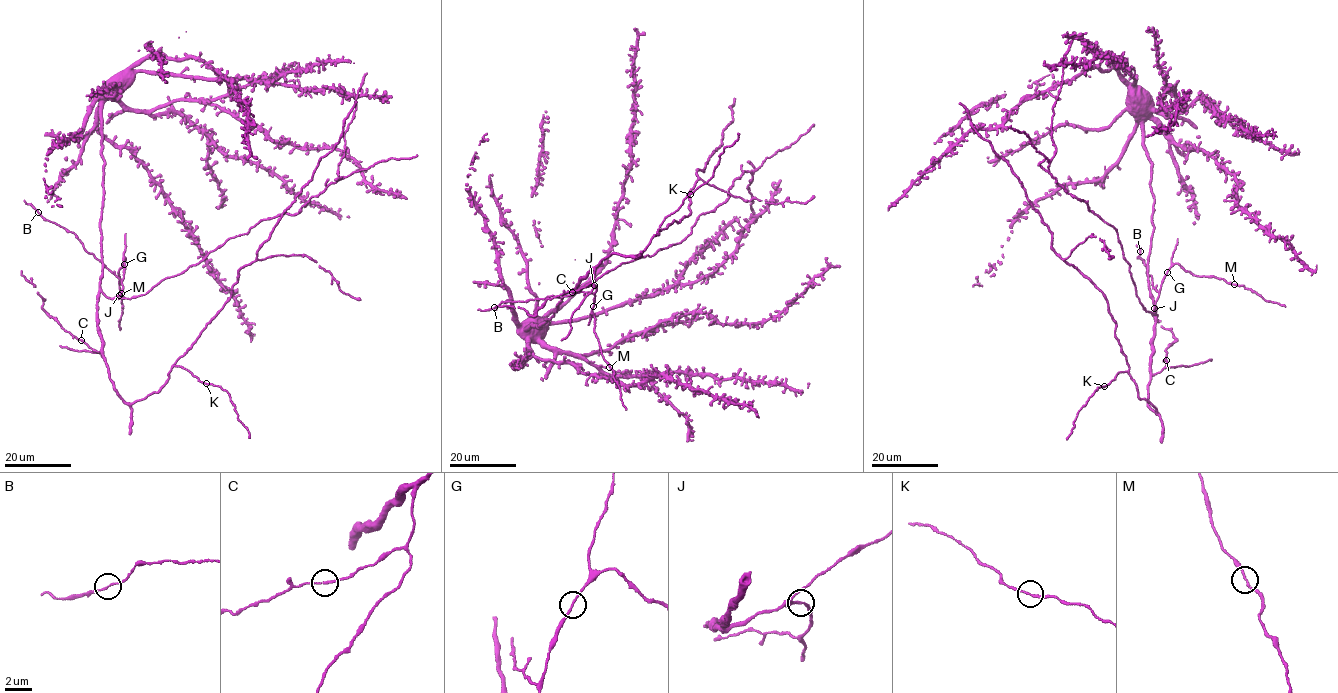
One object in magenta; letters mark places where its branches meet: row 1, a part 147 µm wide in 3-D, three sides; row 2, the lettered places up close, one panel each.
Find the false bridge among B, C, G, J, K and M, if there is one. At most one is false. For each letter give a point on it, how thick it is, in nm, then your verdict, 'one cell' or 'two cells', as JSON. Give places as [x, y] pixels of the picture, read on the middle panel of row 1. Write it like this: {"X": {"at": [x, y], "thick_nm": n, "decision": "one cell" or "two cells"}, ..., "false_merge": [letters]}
{"B": {"at": [494, 307], "thick_nm": 110, "decision": "one cell"}, "C": {"at": [572, 292], "thick_nm": 150, "decision": "two cells"}, "G": {"at": [593, 306], "thick_nm": 150, "decision": "one cell"}, "J": {"at": [594, 285], "thick_nm": 160, "decision": "one cell"}, "K": {"at": [690, 194], "thick_nm": 150, "decision": "one cell"}, "M": {"at": [609, 367], "thick_nm": 150, "decision": "one cell"}, "false_merge": ["C"]}

